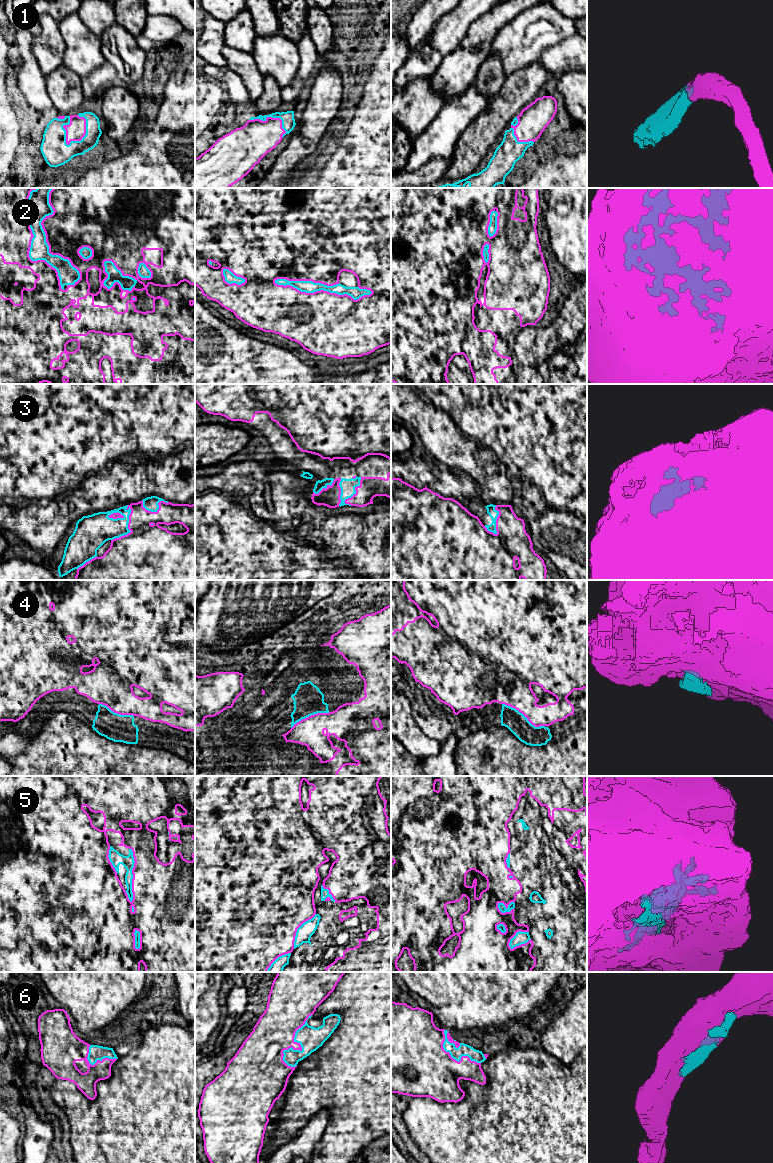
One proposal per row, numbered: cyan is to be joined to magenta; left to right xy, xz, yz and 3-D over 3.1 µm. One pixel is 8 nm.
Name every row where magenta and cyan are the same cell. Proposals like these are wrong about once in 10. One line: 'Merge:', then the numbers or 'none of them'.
Merge: 1, 2, 3, 4, 5, 6

